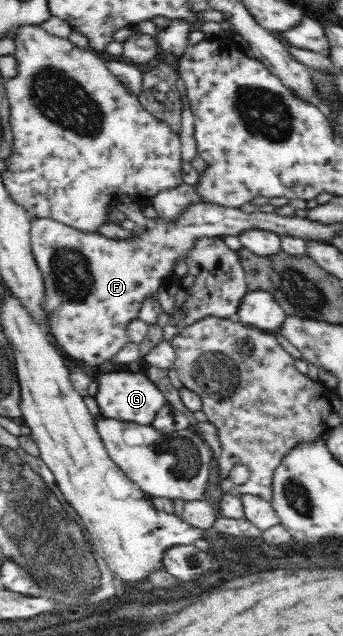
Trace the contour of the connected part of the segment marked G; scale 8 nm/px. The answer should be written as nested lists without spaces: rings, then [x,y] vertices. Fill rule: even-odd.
[[[124,368],[122,371],[96,373],[95,379],[98,381],[99,390],[94,398],[99,404],[103,419],[150,426],[157,412],[168,403],[159,386],[144,373]]]

